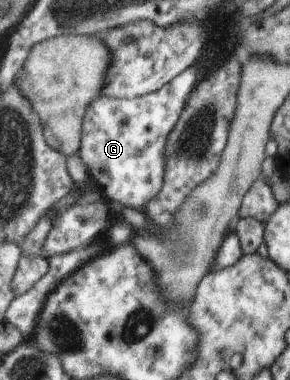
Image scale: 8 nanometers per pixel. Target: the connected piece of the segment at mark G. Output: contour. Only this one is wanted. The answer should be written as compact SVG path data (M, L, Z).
M195 65L183 70L174 80L167 82L158 90L136 98L111 98L101 94L90 103L82 124L82 142L79 158L87 166L89 179L93 181L108 201L121 204L123 207L144 211L147 202L161 192L165 181L166 142L185 111L190 94L197 87L199 74Z

